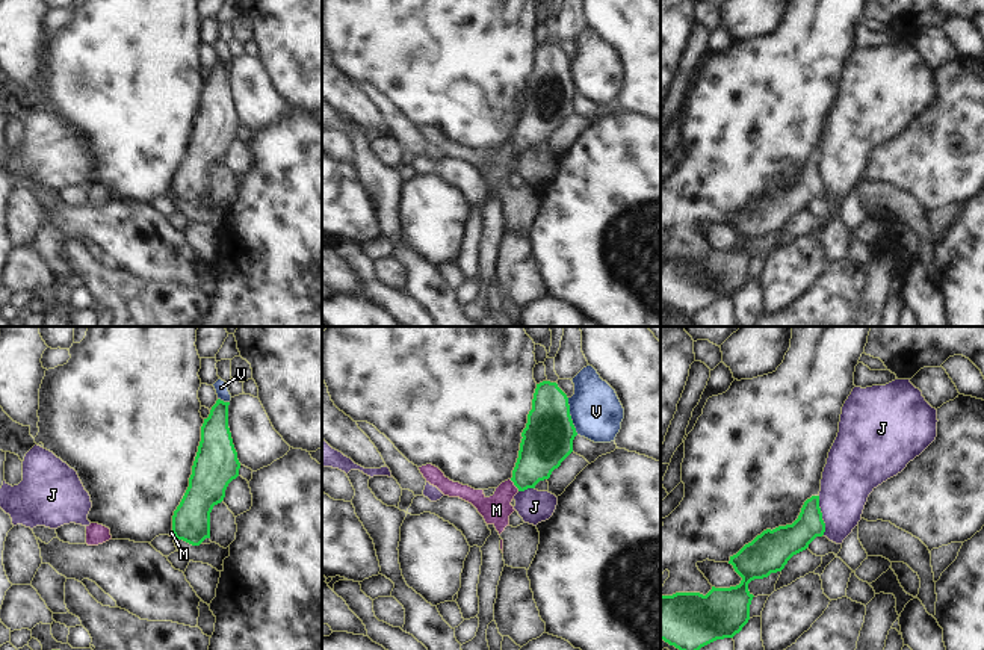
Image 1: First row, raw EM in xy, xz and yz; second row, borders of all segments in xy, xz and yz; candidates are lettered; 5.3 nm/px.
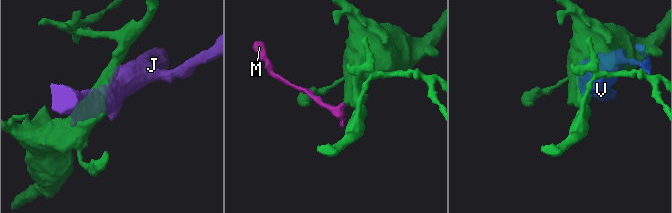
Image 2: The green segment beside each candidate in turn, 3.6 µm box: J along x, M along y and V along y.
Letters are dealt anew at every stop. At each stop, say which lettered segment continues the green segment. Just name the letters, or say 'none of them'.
none of them

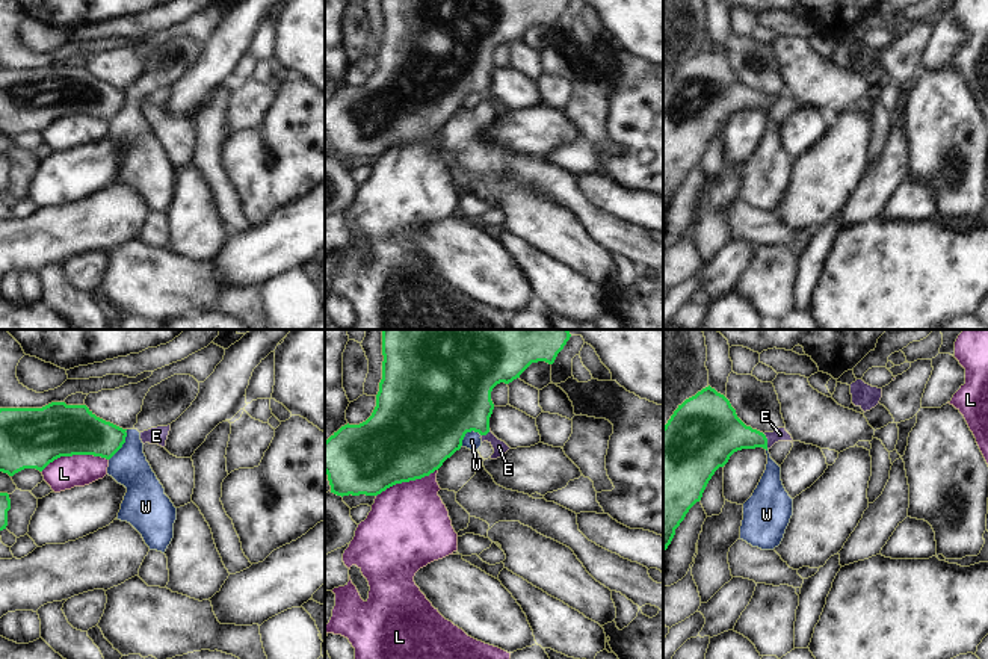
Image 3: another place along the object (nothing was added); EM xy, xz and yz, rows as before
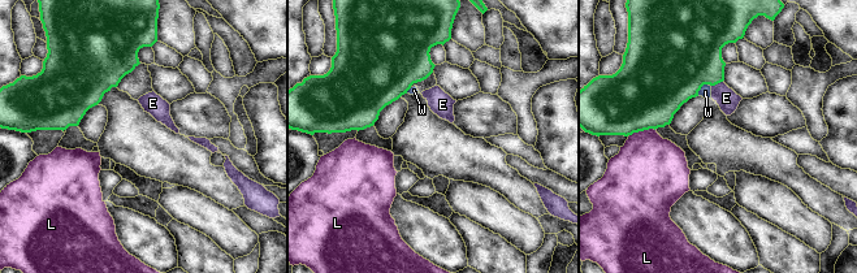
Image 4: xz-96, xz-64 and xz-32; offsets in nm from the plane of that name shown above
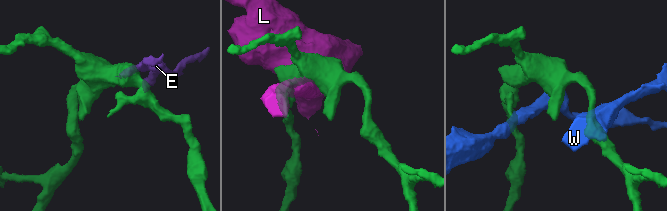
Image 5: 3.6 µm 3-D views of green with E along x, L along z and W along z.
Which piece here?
E

